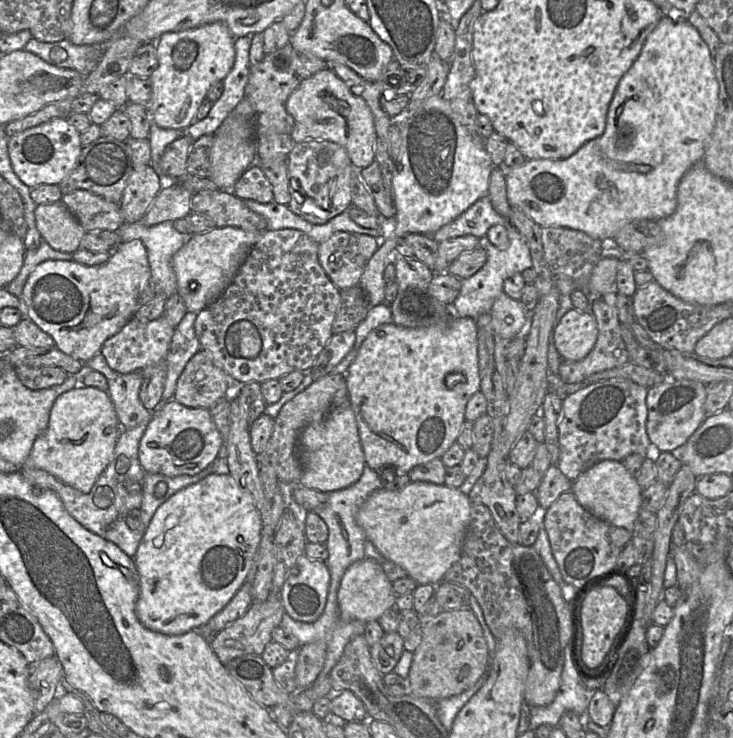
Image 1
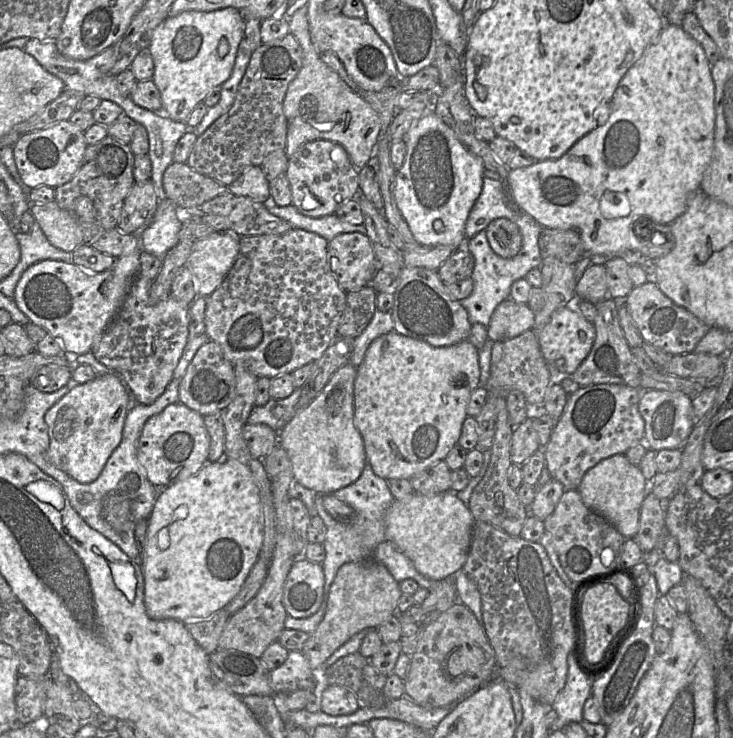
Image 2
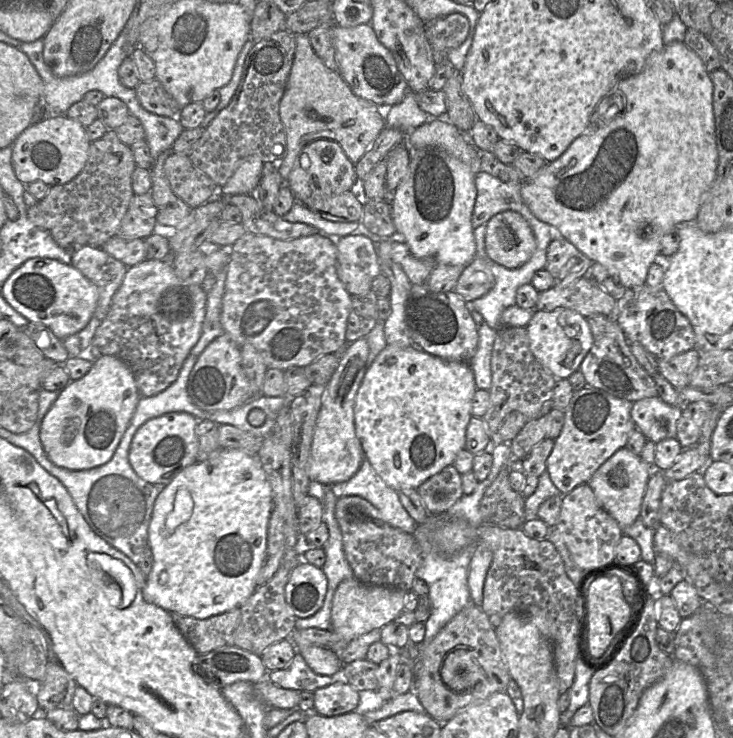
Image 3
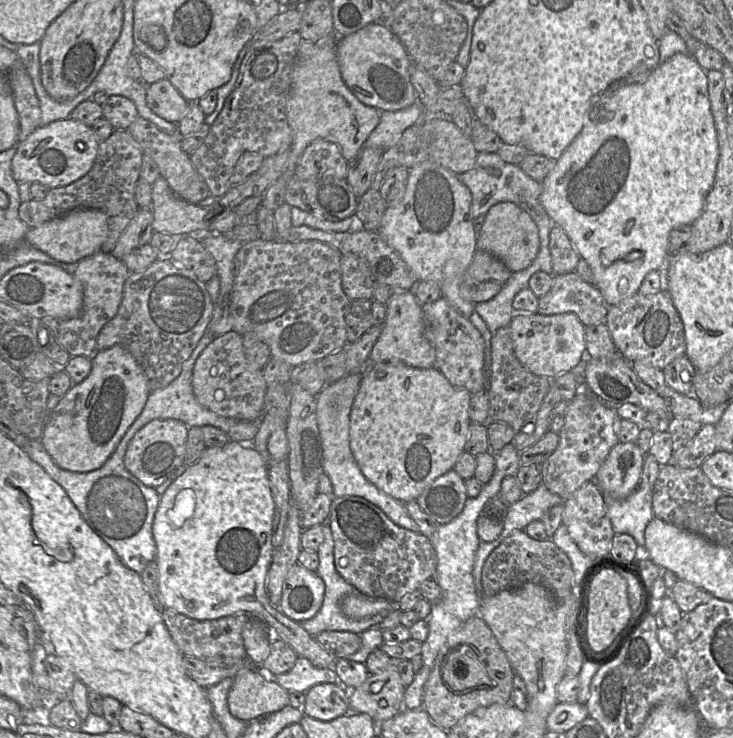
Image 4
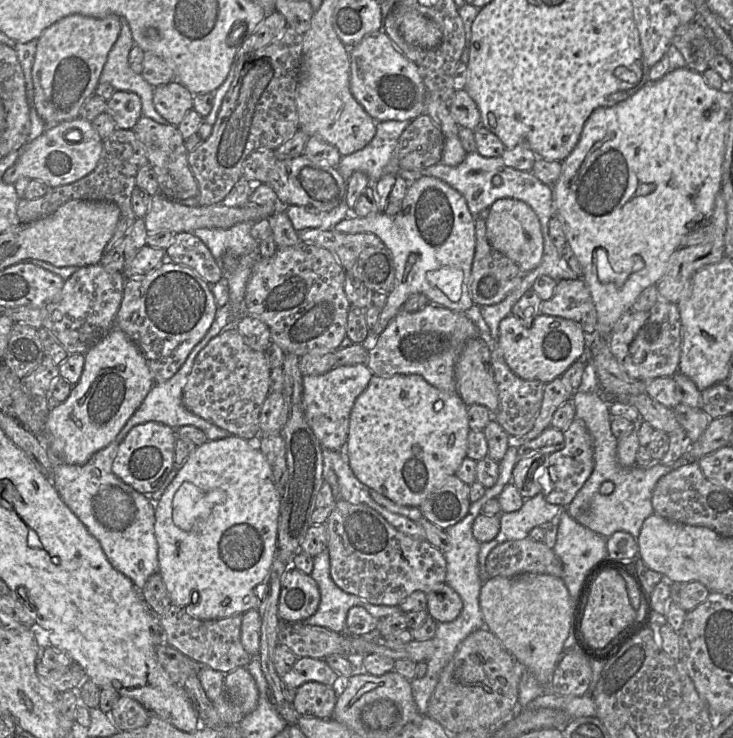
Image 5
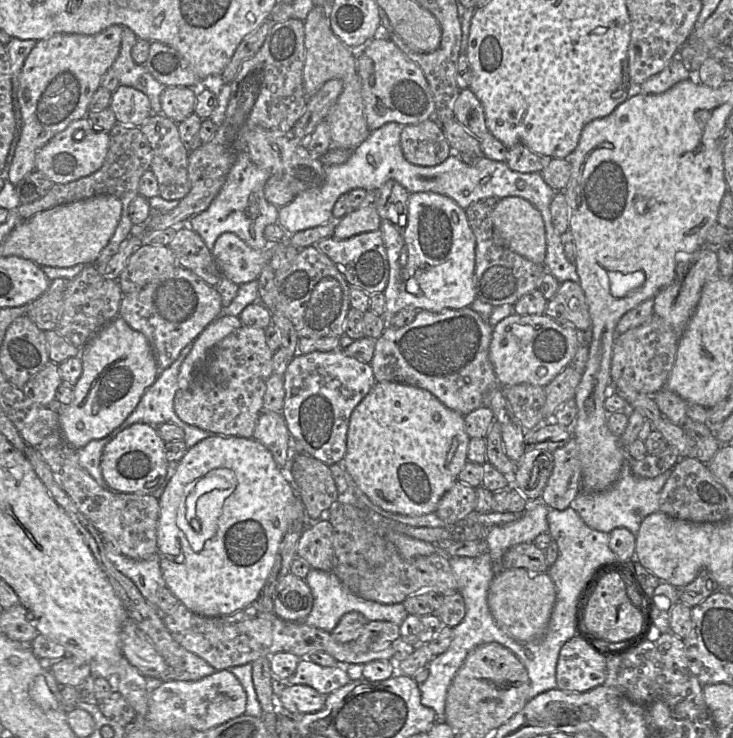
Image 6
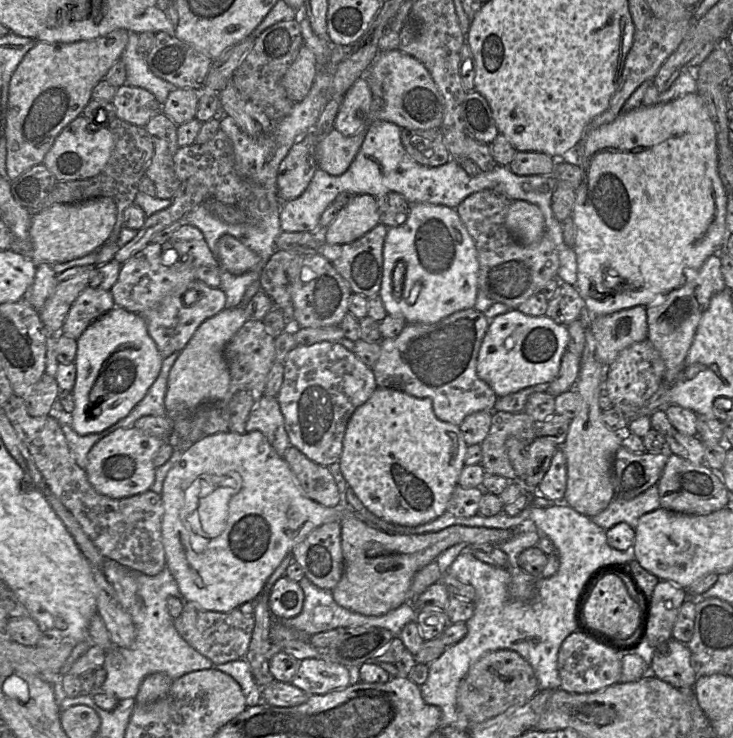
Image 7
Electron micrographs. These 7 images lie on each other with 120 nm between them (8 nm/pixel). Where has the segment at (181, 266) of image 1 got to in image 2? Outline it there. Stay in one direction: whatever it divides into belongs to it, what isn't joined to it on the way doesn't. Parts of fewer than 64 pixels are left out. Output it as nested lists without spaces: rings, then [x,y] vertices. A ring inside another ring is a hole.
[[[225,231],[194,243],[186,267],[198,280],[198,296],[208,297],[222,284],[239,254],[240,239]]]

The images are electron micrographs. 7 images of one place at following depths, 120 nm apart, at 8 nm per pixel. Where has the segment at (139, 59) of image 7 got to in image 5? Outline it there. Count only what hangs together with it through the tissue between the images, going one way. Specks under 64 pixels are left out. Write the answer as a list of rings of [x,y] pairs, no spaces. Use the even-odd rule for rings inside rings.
[[[119,17],[121,31],[110,50],[107,61],[99,78],[99,83],[108,83],[116,91],[136,93],[142,103],[142,116],[153,119],[160,124],[170,124],[155,109],[153,104],[154,88],[141,74],[135,73],[129,65],[129,53],[134,46],[131,29],[127,20]]]

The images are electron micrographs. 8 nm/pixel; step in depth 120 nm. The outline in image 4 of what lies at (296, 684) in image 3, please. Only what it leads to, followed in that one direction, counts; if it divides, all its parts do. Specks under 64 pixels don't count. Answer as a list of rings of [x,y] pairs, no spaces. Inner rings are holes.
[[[297,657],[294,666],[286,673],[272,677],[287,691],[306,693],[311,687],[322,683],[337,683],[334,668],[321,668],[304,657]]]

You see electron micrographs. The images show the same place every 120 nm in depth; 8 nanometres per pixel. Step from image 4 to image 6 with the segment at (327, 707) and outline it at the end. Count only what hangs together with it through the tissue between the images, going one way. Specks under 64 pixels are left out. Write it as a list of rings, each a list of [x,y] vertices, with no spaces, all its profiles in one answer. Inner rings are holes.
[[[288,684],[277,696],[278,708],[291,714],[308,714],[320,711],[326,696],[307,685]]]

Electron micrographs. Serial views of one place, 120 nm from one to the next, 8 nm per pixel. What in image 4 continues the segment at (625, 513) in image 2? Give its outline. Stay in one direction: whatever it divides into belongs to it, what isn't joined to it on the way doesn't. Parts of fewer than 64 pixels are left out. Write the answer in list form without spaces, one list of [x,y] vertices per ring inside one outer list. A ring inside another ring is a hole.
[[[618,442],[594,478],[603,495],[612,499],[628,497],[640,483],[645,455],[637,443]]]

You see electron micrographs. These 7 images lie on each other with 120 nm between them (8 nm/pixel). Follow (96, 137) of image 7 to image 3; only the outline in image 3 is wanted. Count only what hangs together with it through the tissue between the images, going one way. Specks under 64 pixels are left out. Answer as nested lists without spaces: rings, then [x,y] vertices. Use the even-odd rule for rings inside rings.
[[[65,114],[48,115],[21,132],[12,144],[12,165],[24,185],[41,181],[52,187],[72,181],[84,168],[91,141],[87,128]]]

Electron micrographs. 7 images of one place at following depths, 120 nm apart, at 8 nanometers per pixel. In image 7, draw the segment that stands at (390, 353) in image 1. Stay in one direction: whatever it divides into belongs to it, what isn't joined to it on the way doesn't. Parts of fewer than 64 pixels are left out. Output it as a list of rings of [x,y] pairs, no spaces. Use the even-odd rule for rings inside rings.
[[[377,387],[348,421],[339,464],[349,488],[371,513],[390,523],[415,527],[446,512],[465,466],[467,446],[459,426],[442,421],[435,415],[431,399]]]

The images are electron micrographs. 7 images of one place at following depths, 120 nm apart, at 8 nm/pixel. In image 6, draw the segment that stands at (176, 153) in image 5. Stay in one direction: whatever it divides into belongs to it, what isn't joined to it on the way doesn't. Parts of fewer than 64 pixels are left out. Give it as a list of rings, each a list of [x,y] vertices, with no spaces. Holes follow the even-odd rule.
[[[161,112],[152,114],[141,126],[153,151],[150,169],[156,176],[159,186],[159,196],[165,200],[181,200],[190,191],[188,174],[189,149],[178,132],[178,124],[164,116]]]

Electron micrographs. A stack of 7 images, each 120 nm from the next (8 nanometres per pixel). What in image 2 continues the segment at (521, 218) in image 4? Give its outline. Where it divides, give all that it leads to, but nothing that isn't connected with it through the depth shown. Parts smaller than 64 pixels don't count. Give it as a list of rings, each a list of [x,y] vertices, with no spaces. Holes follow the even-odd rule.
[[[497,218],[486,228],[488,243],[495,254],[502,258],[516,256],[522,247],[518,226],[507,218]]]

